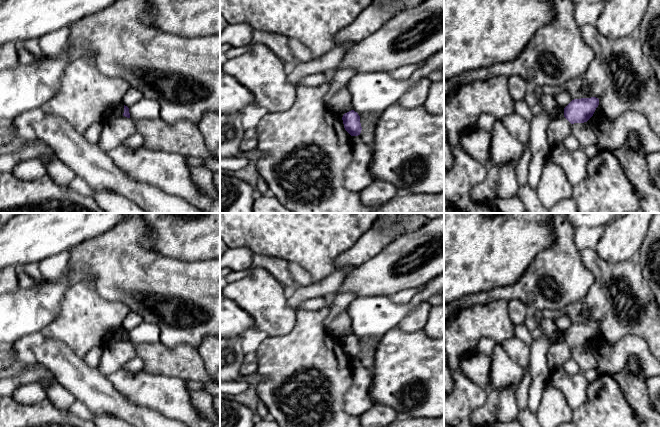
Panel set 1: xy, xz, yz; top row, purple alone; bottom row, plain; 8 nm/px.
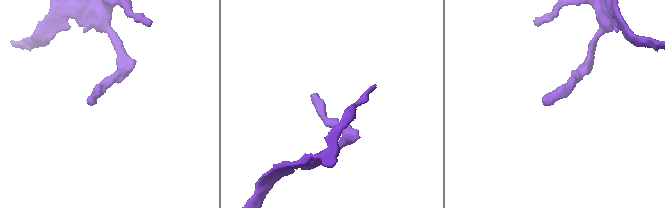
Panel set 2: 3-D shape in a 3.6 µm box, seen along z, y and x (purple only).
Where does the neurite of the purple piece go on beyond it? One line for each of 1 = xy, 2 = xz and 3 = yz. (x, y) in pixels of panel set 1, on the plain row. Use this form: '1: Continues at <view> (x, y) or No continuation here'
1: No continuation here
2: No continuation here
3: No continuation here

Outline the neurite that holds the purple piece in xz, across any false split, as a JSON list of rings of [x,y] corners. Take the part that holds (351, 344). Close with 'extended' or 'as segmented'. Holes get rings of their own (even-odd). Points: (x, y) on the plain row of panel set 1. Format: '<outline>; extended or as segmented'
[[[354,334],[345,337],[342,341],[345,354],[351,360],[358,360],[361,357],[362,351],[360,347],[360,340]]]; as segmented

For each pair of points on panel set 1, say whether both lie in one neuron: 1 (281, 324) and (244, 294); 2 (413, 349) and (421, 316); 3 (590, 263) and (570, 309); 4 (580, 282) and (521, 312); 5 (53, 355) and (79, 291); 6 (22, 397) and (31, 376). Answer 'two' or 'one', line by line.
1: one
2: two
3: one
4: two
5: two
6: two

